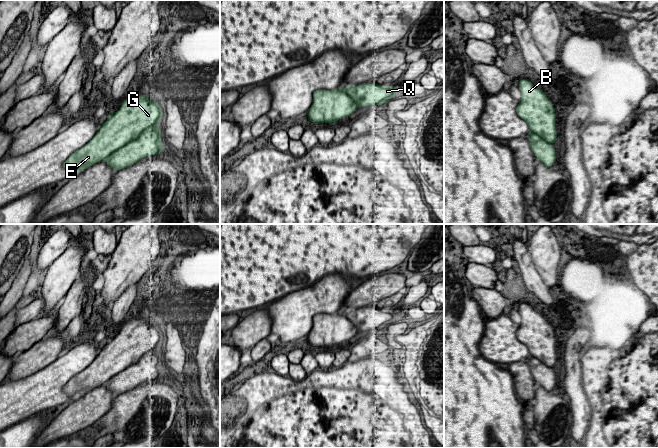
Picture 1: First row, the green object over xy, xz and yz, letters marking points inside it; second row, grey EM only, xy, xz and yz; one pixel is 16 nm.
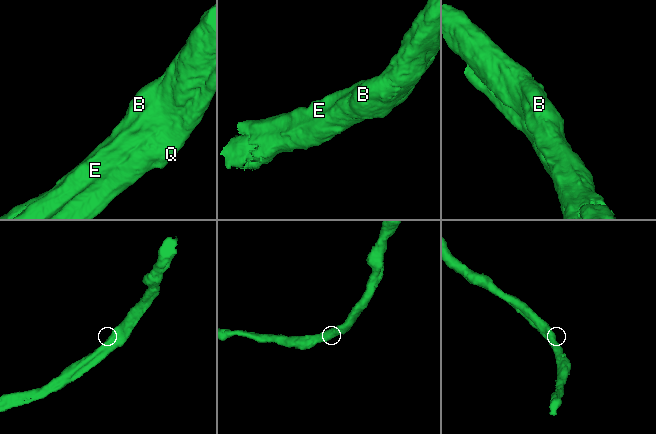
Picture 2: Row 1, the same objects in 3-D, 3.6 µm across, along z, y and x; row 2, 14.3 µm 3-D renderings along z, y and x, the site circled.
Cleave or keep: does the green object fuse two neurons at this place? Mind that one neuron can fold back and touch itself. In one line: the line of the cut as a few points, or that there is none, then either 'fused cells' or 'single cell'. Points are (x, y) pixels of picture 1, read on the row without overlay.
cut none; single cell

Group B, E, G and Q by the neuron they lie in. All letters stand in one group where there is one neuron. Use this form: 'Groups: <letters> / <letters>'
Groups: B E G Q

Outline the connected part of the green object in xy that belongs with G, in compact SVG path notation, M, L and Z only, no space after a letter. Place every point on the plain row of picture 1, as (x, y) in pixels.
M146 319L129 320L93 362L67 382L64 392L76 399L105 384L112 393L123 394L144 381L161 378L163 367L157 348L162 340L162 330Z

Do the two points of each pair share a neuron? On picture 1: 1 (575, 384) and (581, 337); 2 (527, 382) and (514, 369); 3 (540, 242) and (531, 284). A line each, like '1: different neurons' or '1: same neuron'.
1: same neuron
2: same neuron
3: different neurons

